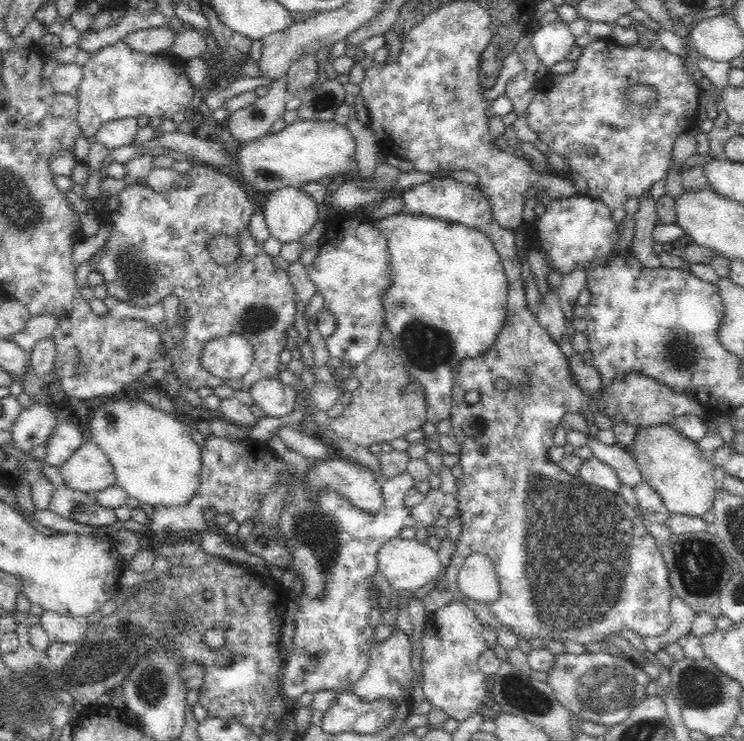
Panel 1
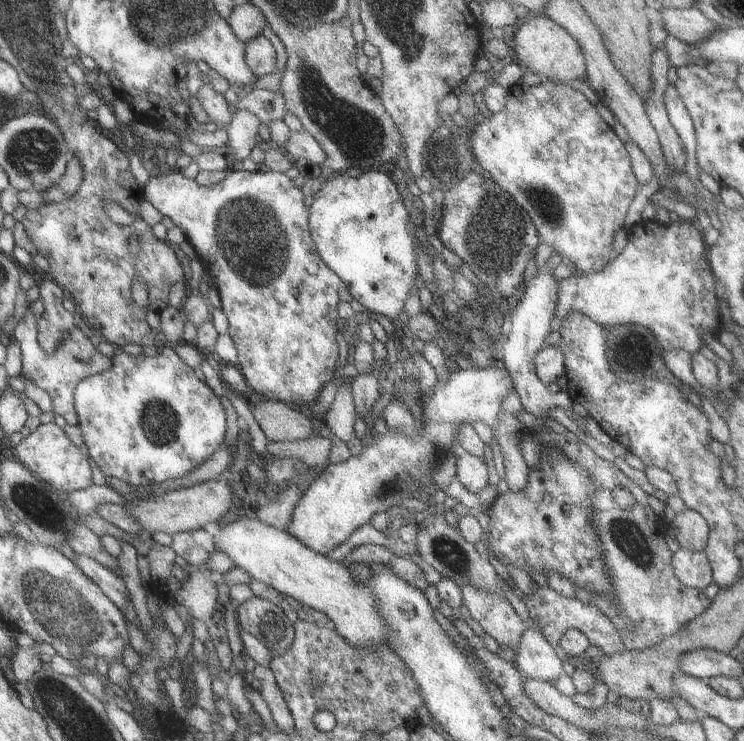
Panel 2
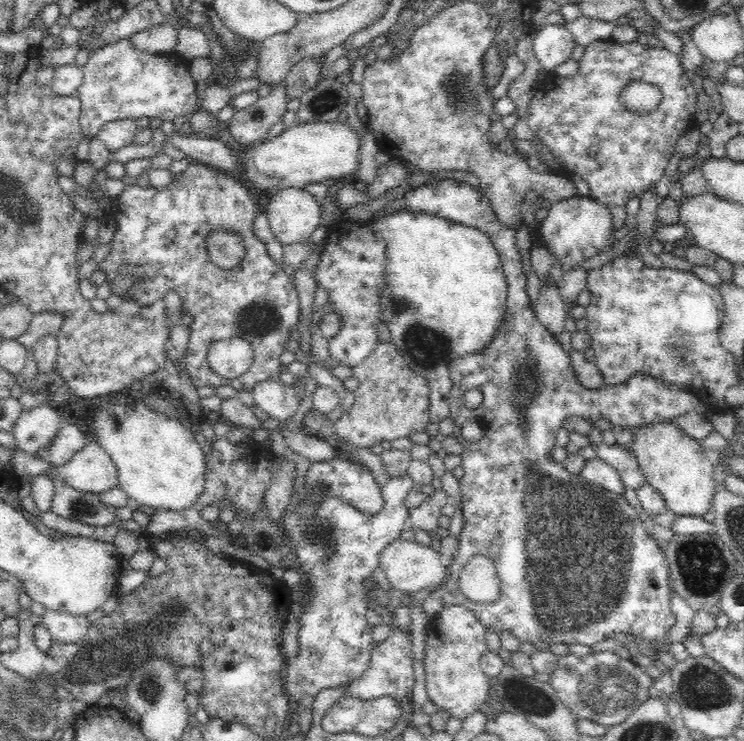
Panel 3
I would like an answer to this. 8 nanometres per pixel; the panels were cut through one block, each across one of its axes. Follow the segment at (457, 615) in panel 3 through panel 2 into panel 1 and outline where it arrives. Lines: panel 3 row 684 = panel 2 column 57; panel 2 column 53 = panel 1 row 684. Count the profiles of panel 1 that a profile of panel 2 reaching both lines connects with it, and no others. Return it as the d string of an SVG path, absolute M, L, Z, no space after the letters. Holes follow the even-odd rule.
M452 602L451 606L444 606L436 615L428 618L423 635L423 655L421 657L423 665L422 686L427 700L434 707L447 712L450 717L456 718L458 722L478 713L478 708L484 702L489 691L488 677L482 672L478 664L480 656L486 650L489 649L484 639L483 624L476 619L475 613L461 602Z

